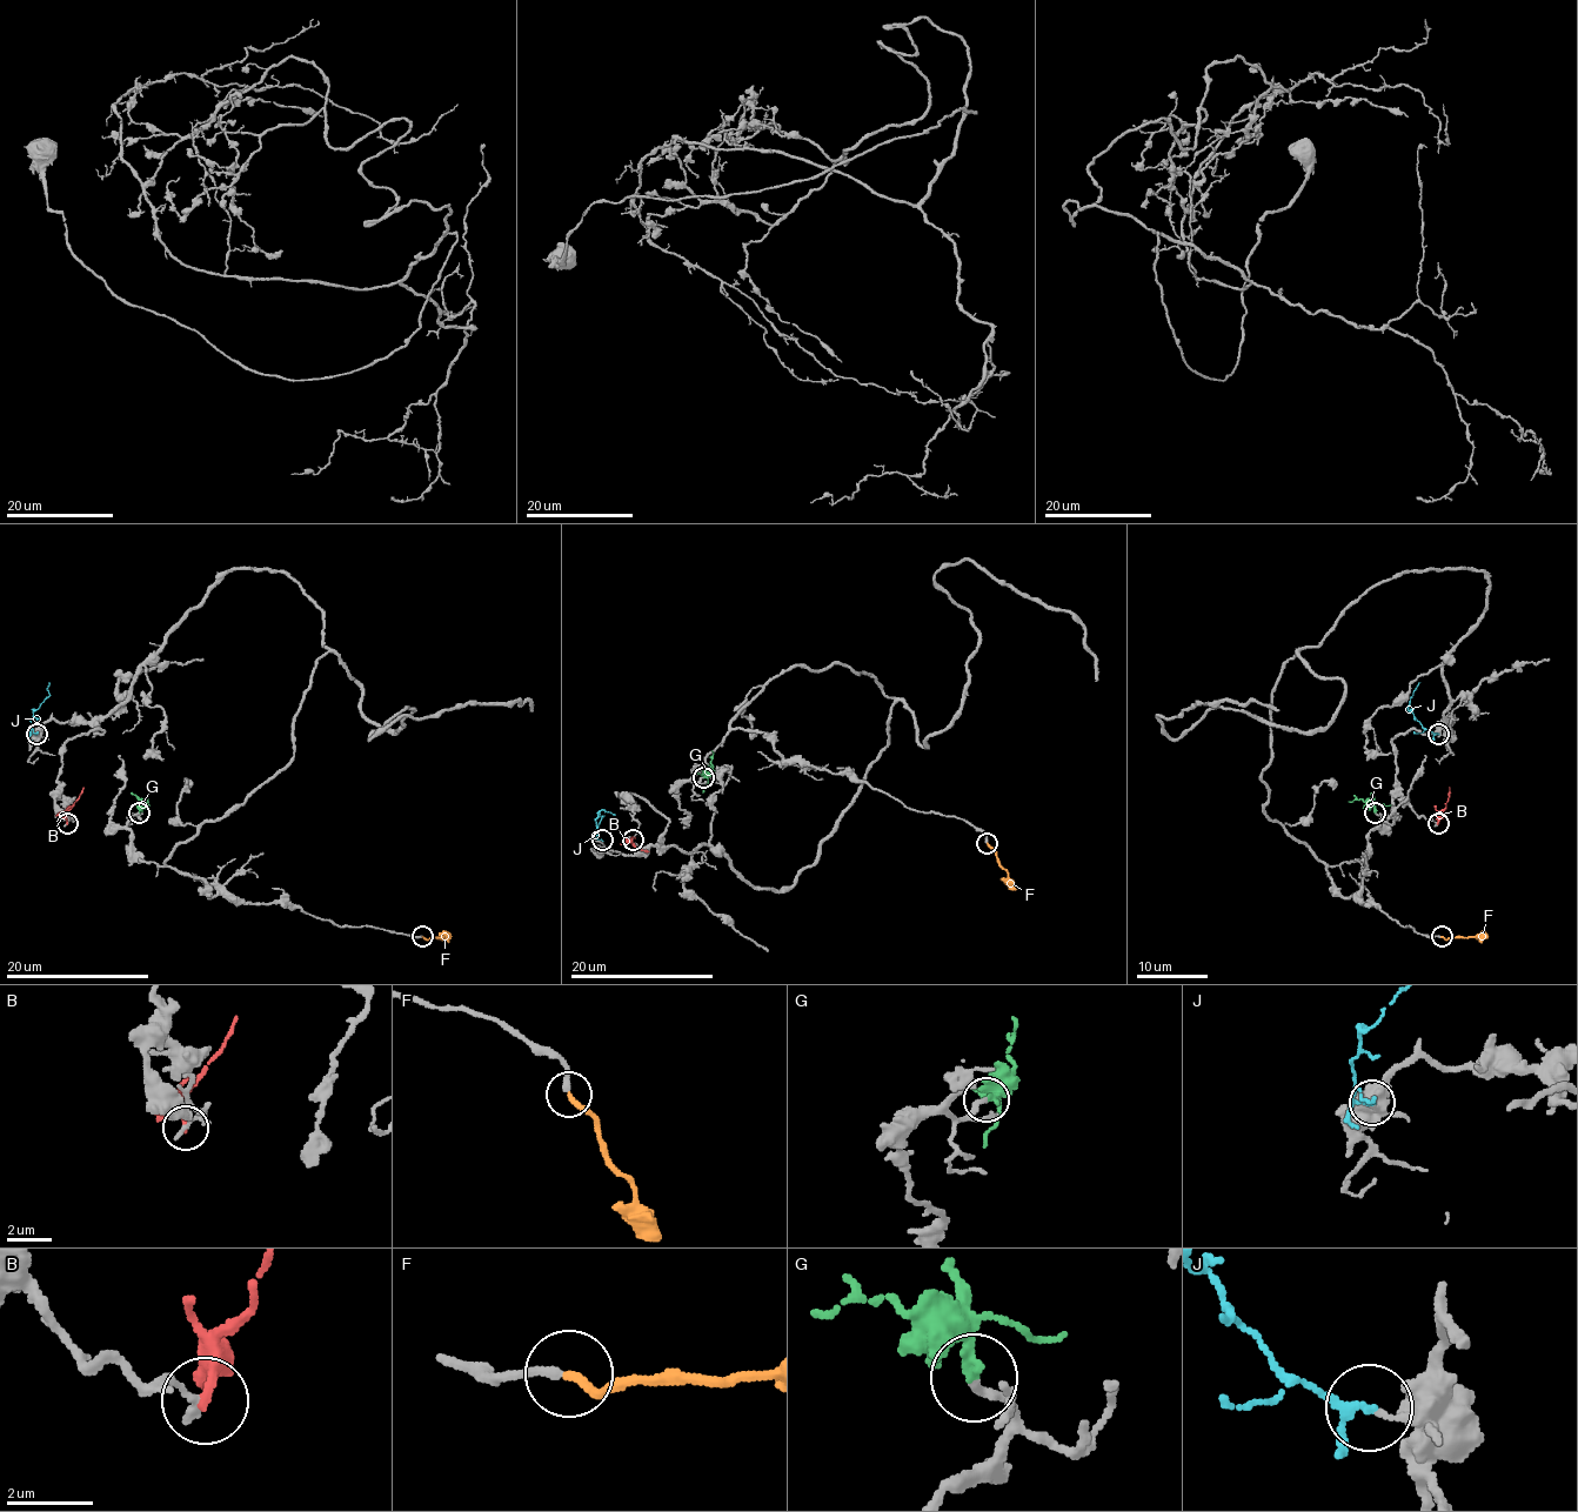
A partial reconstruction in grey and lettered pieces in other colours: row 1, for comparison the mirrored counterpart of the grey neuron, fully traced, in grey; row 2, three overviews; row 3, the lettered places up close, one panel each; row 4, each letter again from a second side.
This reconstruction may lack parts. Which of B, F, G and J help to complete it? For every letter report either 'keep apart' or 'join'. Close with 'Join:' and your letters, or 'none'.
B: keep apart
F: join
G: join
J: keep apart
Join: F, G

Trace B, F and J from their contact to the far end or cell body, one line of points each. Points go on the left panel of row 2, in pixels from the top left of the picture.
B: (67, 823), (66, 814), (84, 788)
F: (421, 936), (428, 940), (452, 936)
J: (38, 734), (29, 733), (29, 720), (49, 695), (48, 682)

